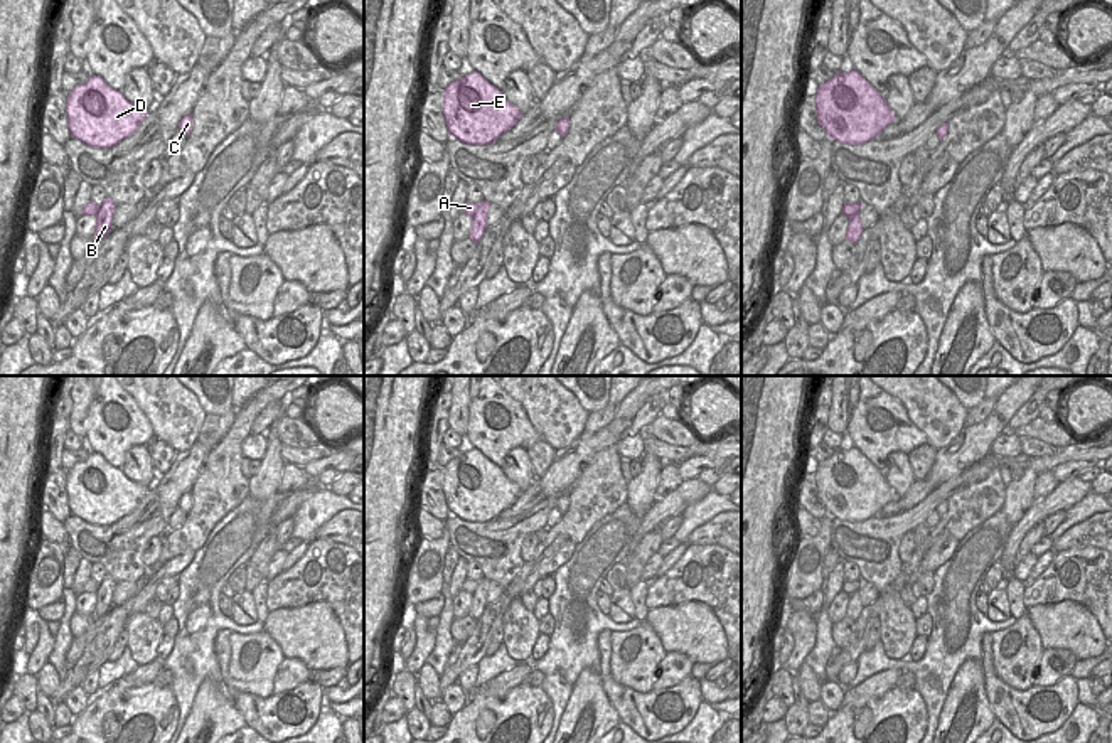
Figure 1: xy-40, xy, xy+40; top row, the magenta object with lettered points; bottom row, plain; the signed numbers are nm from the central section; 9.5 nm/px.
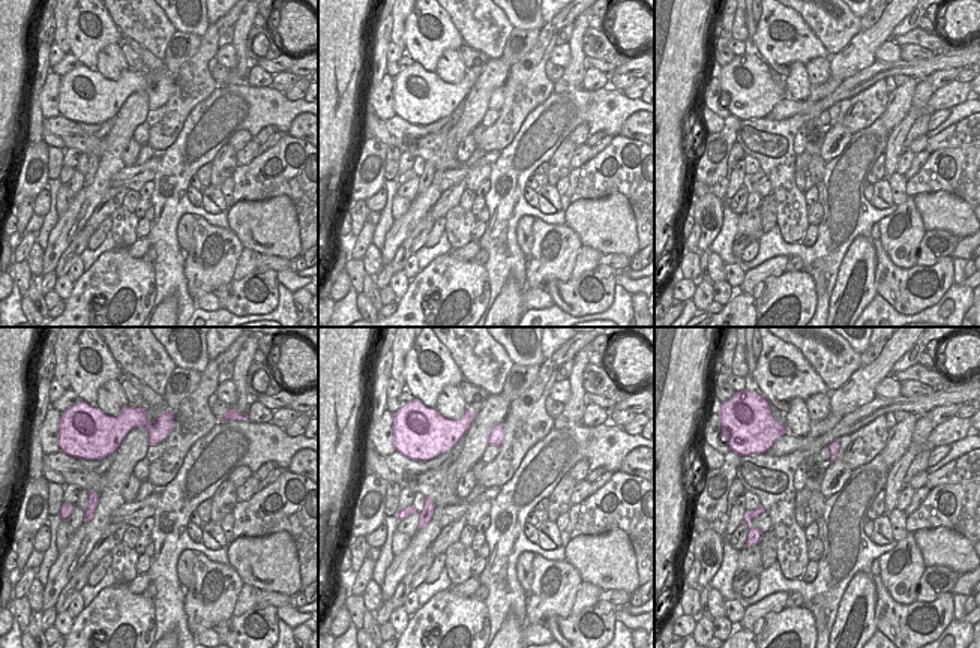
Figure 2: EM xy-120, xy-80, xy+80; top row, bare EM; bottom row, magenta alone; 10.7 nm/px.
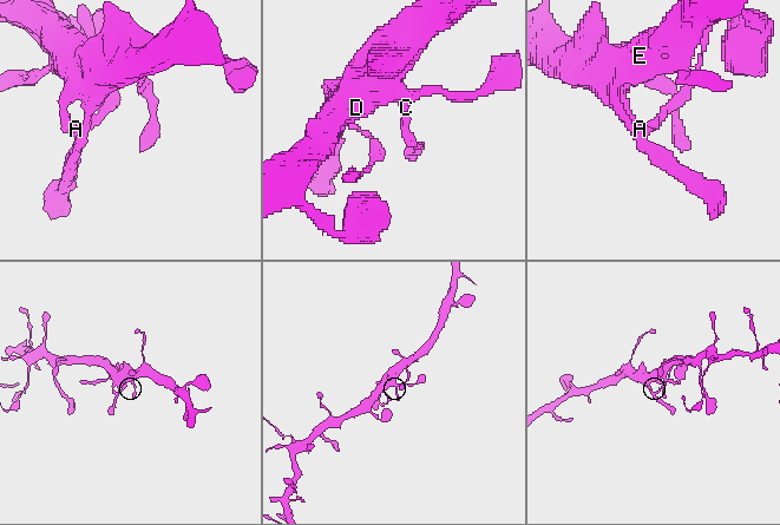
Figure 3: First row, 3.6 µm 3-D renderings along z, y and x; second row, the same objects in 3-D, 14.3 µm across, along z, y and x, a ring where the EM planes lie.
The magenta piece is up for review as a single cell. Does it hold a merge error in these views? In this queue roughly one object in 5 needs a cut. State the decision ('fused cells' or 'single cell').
single cell

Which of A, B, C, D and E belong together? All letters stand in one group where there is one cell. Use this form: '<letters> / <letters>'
A B C D E

